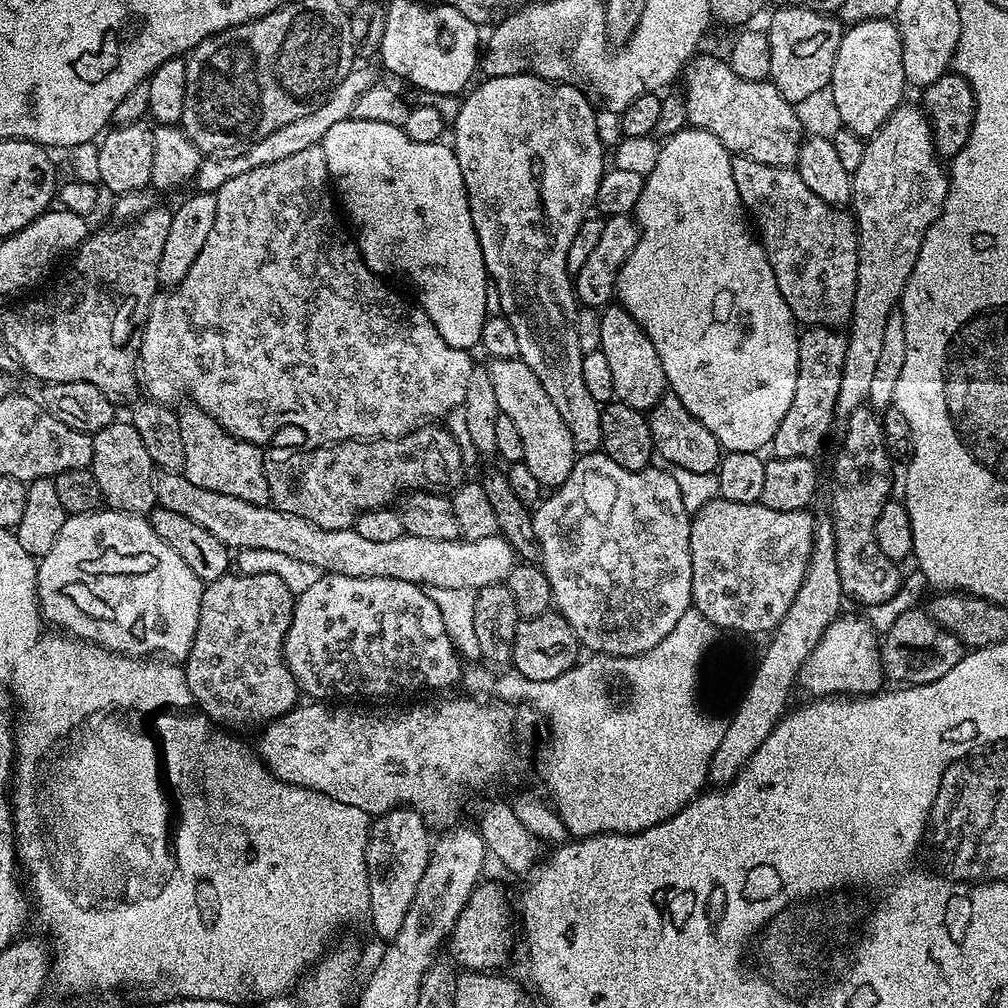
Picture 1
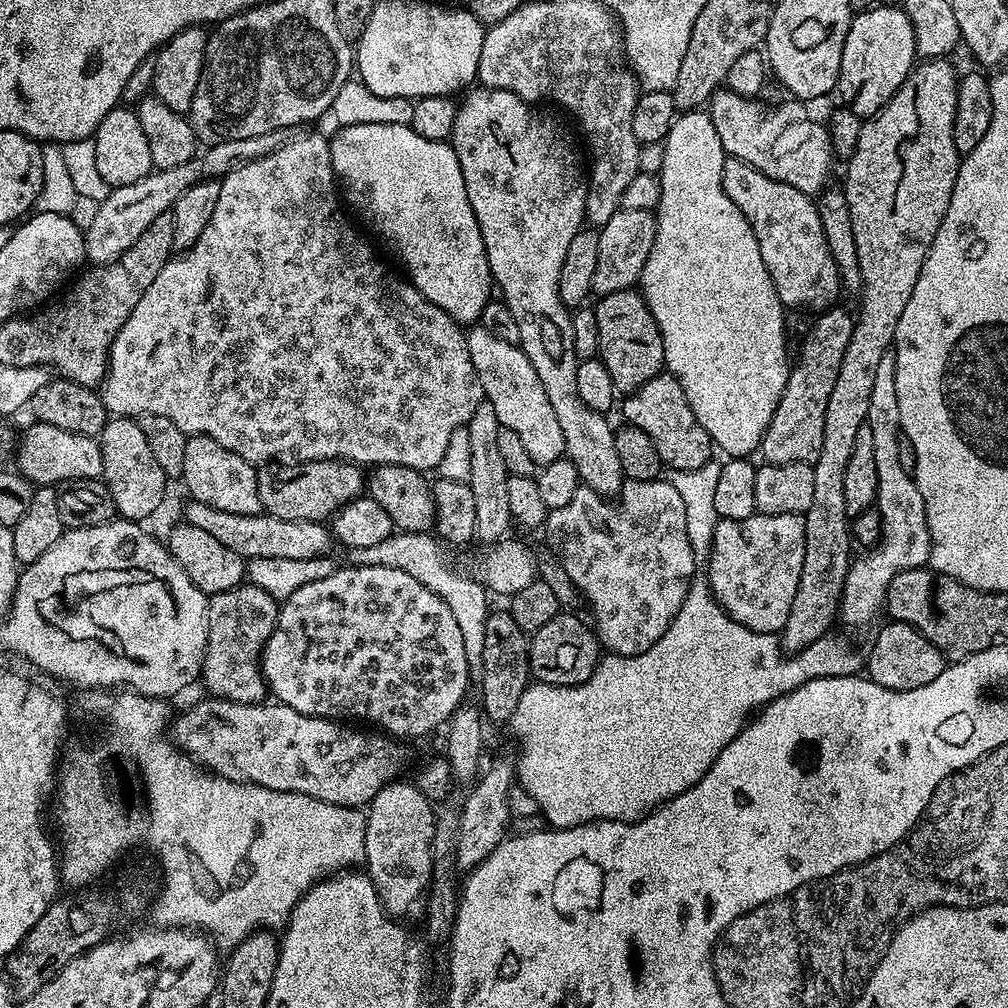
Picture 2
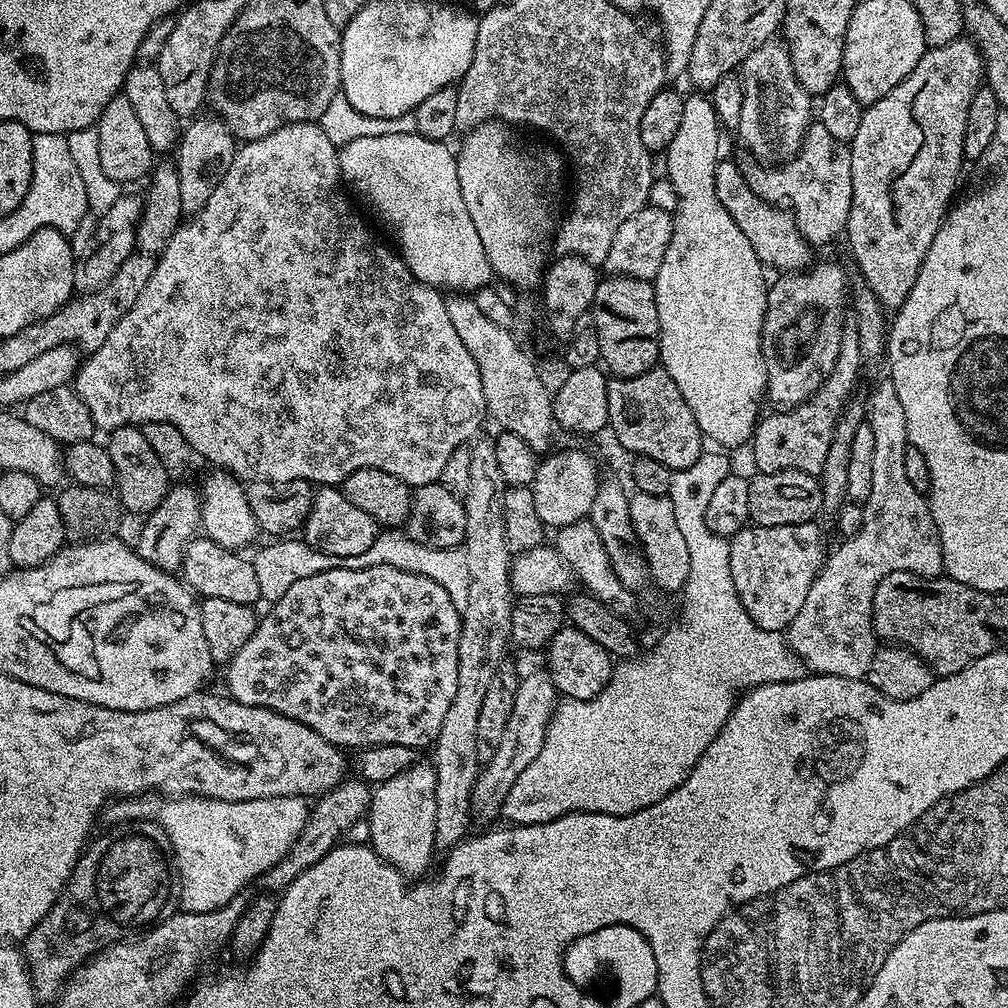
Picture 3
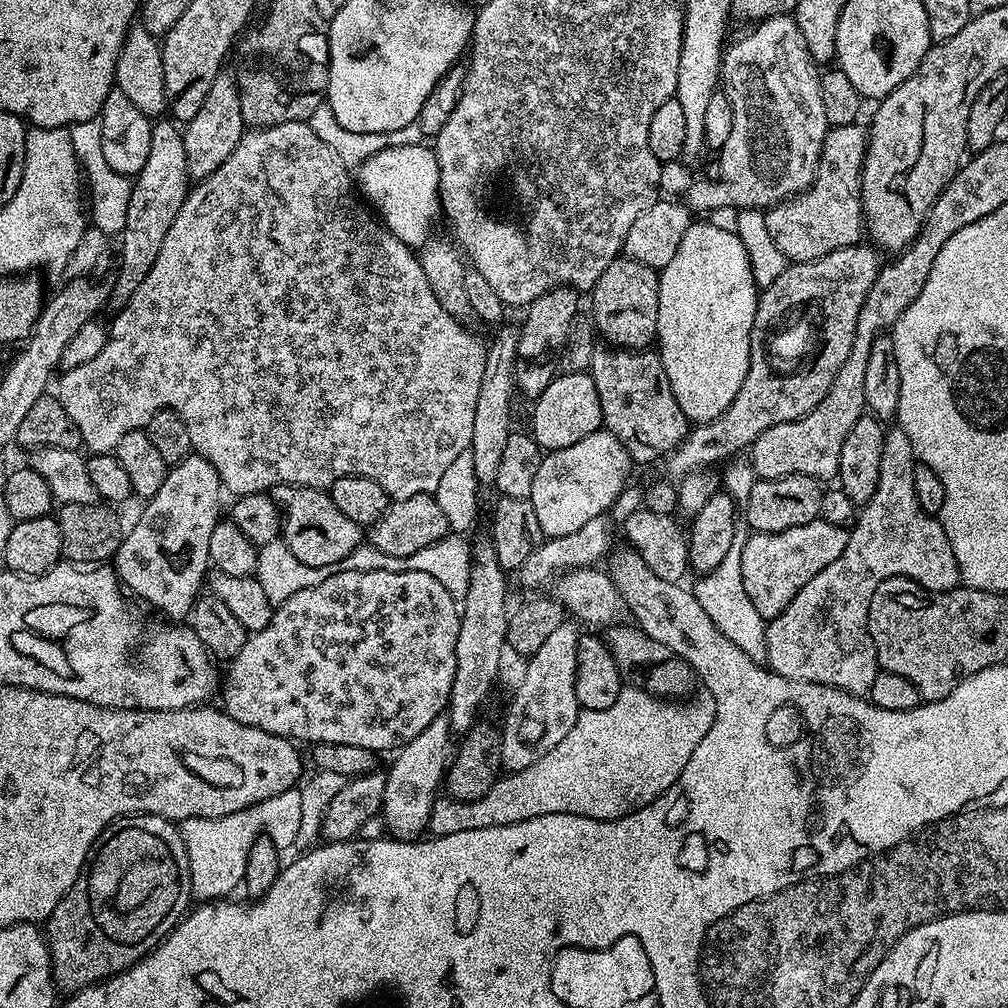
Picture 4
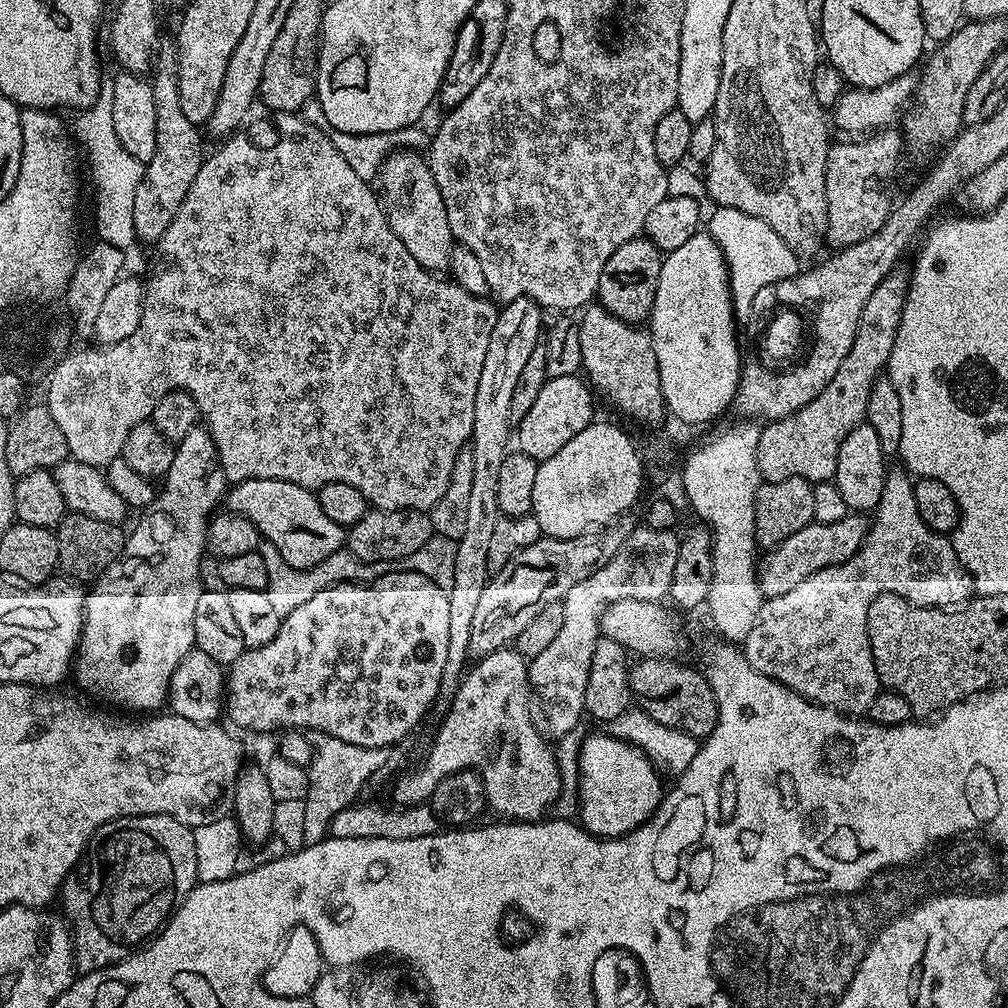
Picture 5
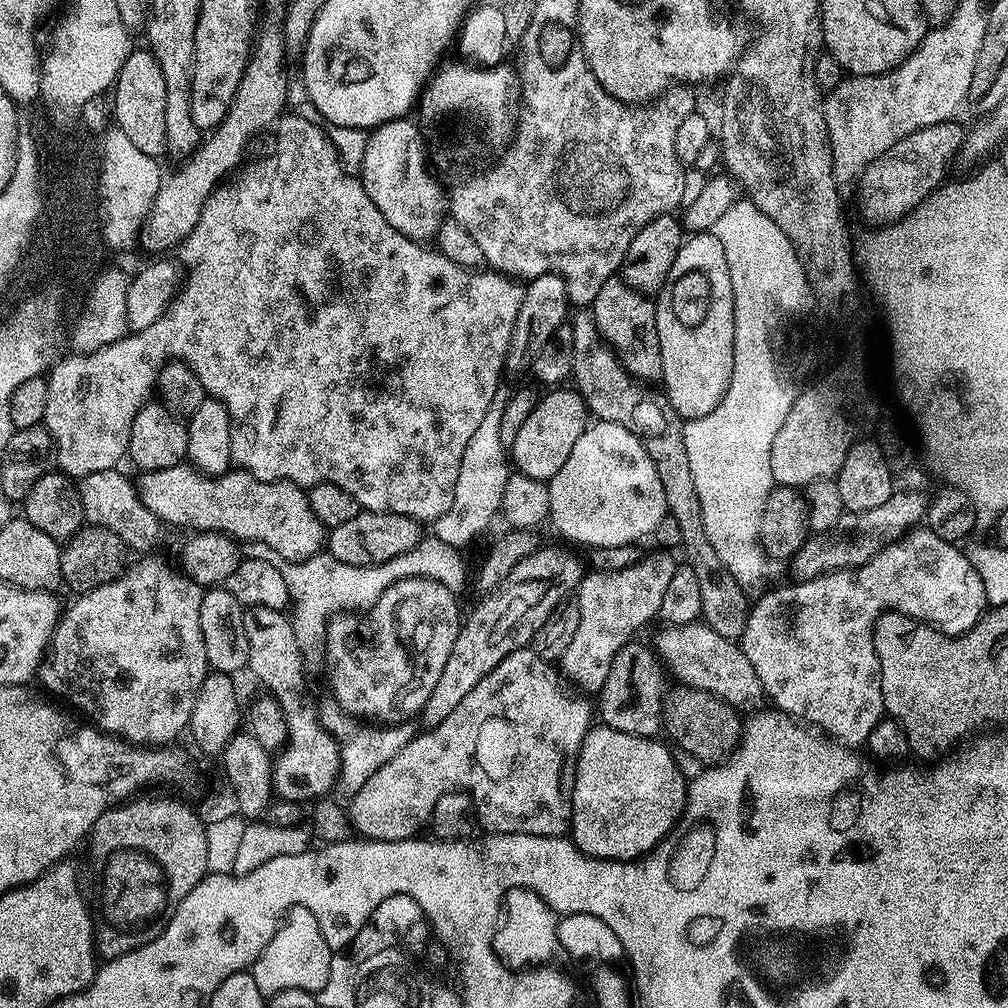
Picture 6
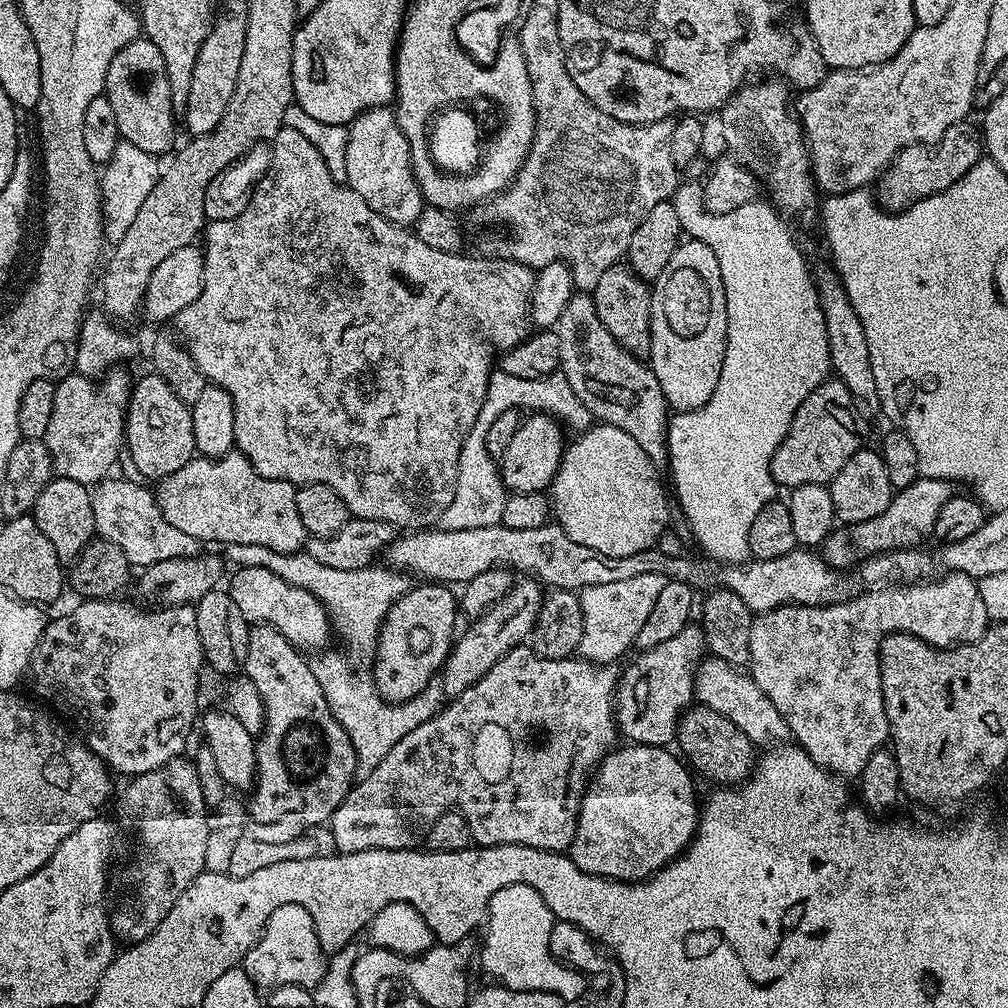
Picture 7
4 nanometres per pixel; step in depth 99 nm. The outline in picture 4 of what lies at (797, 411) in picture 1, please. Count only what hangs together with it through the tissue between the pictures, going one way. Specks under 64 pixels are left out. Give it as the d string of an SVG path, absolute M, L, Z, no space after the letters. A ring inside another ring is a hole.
M884 316L878 317L877 320L859 320L857 333L854 334L853 349L838 370L829 393L804 417L771 426L758 435L750 447L750 467L759 479L769 480L790 474L802 474L827 482L831 476L833 479L837 475L838 462L842 458L842 442L846 442L846 434L850 434L854 422L858 422L858 418L866 412L862 385L866 374L866 361L870 355L870 342L874 342L874 338L881 335L882 330L887 329L889 324L890 320Z

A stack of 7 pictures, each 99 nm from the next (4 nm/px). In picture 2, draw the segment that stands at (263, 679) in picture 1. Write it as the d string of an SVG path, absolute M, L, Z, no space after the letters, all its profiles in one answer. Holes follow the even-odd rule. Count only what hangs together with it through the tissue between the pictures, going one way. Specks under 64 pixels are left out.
M247 582L225 592L213 592L208 596L208 641L204 651L202 684L209 688L213 697L233 700L239 704L258 704L265 699L266 685L260 671L260 658L264 655L264 644L276 625L280 609L278 601L266 590Z

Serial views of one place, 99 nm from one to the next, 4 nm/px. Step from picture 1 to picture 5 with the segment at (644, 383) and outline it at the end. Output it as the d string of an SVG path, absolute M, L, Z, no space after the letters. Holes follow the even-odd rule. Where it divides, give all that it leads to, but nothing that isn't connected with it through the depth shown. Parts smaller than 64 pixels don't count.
M643 235L634 237L630 242L622 242L622 246L610 254L606 266L602 266L602 278L598 278L595 299L610 314L614 314L614 318L622 318L622 322L627 324L643 325L652 315L661 263L660 249Z

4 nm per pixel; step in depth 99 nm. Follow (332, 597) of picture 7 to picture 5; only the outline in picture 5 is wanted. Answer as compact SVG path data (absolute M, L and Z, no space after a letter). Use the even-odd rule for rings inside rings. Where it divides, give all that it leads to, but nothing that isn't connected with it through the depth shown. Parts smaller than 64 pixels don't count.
M437 534L430 538L430 542L426 542L426 546L422 546L422 550L410 554L410 558L405 560L379 560L373 564L367 564L358 558L354 558L354 554L350 551L341 550L330 554L330 558L326 558L326 562L318 562L318 566L313 568L295 568L286 563L282 554L278 554L278 550L272 544L261 543L258 549L258 555L262 558L262 562L266 562L268 597L282 618L288 616L290 610L298 610L298 606L302 606L302 602L314 598L314 594L318 594L318 590L326 590L331 584L377 580L379 576L386 575L388 571L417 572L426 578L430 578L430 582L434 582L438 587L447 590L454 582L455 553L456 541Z

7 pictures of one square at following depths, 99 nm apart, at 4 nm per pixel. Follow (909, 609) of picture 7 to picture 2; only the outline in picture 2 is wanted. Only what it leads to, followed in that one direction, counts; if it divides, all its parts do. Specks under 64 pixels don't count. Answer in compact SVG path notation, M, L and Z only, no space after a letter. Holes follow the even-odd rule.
M888 351L878 362L878 370L874 374L874 387L870 394L870 410L868 411L867 428L870 438L874 438L874 468L878 470L878 490L876 491L875 509L880 514L880 542L869 547L865 556L857 555L848 565L848 573L844 582L844 593L840 596L838 609L839 619L848 624L868 624L876 616L876 611L881 611L888 595L888 587L894 577L900 572L911 568L923 568L930 558L930 530L926 522L926 506L922 502L922 494L918 490L913 473L907 472L902 467L898 458L898 438L902 434L900 415L898 414L898 386L896 385L896 354Z

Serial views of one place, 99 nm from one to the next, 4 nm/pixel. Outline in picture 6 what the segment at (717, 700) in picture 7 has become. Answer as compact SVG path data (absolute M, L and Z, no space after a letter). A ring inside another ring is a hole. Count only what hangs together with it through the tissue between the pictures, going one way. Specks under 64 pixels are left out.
M703 622L669 624L661 629L656 636L654 652L661 665L671 675L673 672L683 687L706 690L737 710L743 709L743 704L752 704L764 696L758 674L754 674L750 658L746 658L737 641L722 638L718 630Z

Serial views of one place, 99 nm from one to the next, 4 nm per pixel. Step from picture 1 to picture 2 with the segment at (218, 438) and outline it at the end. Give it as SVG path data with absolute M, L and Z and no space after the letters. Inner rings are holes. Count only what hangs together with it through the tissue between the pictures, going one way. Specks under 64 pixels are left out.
M188 436L182 484L188 487L192 500L214 506L214 510L226 510L230 514L261 515L256 468L246 462L246 458L234 454L234 450L218 446L218 442L209 436Z

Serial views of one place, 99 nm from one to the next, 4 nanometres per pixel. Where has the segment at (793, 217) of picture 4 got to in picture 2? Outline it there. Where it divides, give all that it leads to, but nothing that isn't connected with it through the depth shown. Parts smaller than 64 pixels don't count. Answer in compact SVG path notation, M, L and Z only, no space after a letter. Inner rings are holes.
M726 86L717 87L710 101L714 132L722 138L727 155L742 158L742 162L754 166L754 170L815 197L824 191L832 172L834 153L828 129L821 121L819 124L812 120L801 101L795 98L785 101L777 108L767 108L759 104L759 99L734 94Z

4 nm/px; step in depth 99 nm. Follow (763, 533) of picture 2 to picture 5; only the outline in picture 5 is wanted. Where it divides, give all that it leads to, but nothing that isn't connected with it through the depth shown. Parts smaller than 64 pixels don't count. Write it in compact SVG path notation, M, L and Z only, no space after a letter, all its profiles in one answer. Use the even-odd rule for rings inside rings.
M849 514L842 518L842 522L813 522L802 526L798 534L790 534L790 538L786 538L786 542L777 548L767 549L758 564L761 597L787 594L789 590L794 590L794 586L806 582L810 574L818 574L818 570L826 570L854 558L866 538L869 523L869 517L864 514Z

